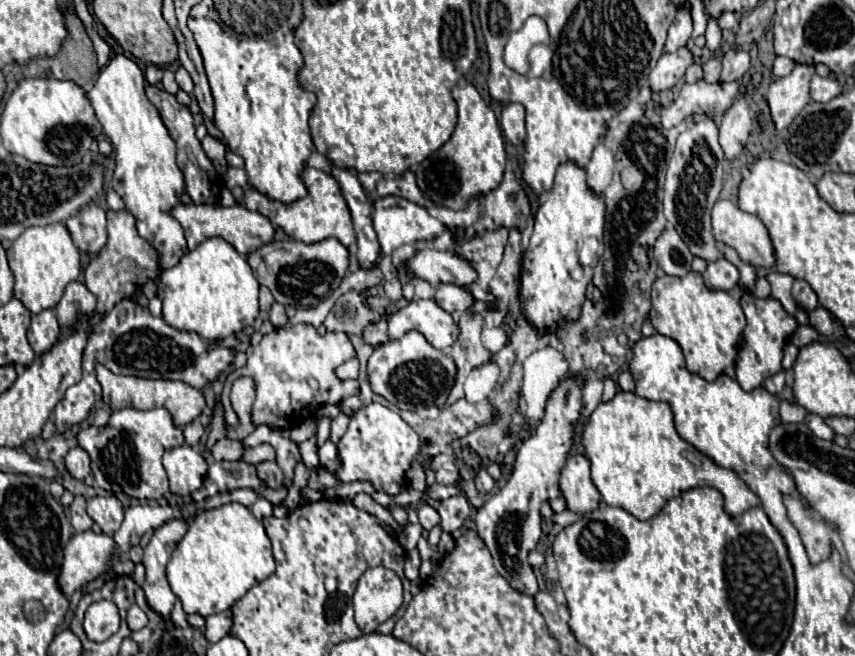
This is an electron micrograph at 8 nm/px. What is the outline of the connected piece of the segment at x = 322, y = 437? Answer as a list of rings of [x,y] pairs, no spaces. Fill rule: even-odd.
[[[322,417],[317,421],[317,446],[321,447],[330,436],[331,419]]]

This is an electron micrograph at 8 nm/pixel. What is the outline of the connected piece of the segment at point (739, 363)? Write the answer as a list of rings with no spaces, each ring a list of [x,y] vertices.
[[[744,293],[740,299],[740,305],[746,313],[748,325],[744,329],[744,343],[740,345],[738,359],[736,359],[736,379],[744,391],[752,391],[760,387],[766,377],[772,377],[782,369],[780,363],[782,363],[782,351],[784,351],[786,339],[798,327],[798,323],[782,309],[780,301],[772,297],[760,299],[752,293]]]

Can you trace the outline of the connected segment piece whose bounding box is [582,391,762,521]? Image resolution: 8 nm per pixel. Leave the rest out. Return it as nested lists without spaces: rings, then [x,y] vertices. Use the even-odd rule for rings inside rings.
[[[616,393],[608,403],[600,403],[590,415],[582,433],[586,457],[592,463],[592,481],[608,505],[622,507],[640,521],[650,521],[666,499],[688,491],[690,487],[714,487],[724,495],[724,511],[730,517],[740,517],[752,507],[762,505],[760,497],[734,473],[716,465],[686,443],[676,427],[674,413],[668,403],[648,401],[636,393]]]

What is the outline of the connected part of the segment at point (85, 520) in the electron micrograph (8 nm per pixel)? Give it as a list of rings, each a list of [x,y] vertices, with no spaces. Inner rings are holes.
[[[74,497],[72,505],[70,505],[70,519],[72,519],[72,525],[76,531],[88,531],[92,527],[92,519],[88,517],[86,513],[86,501],[84,497]]]

